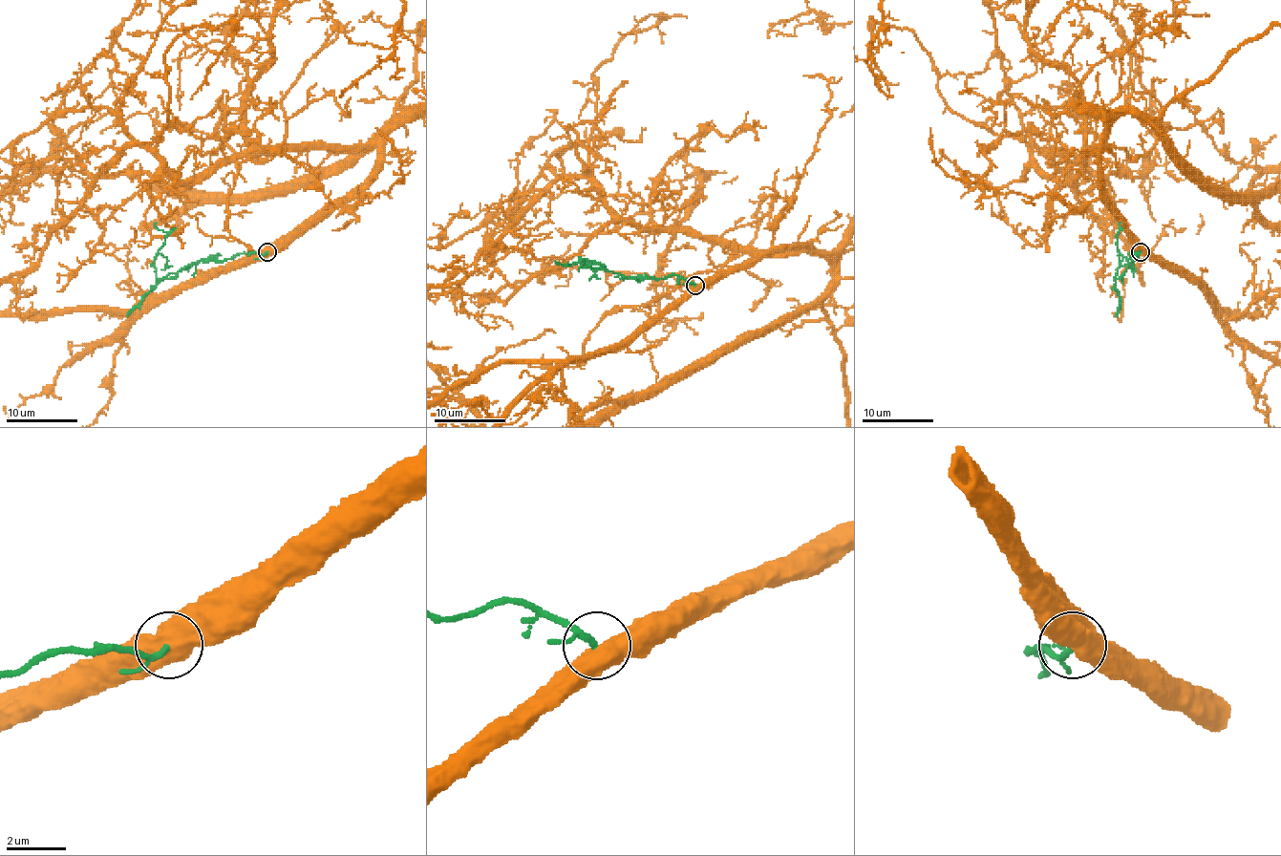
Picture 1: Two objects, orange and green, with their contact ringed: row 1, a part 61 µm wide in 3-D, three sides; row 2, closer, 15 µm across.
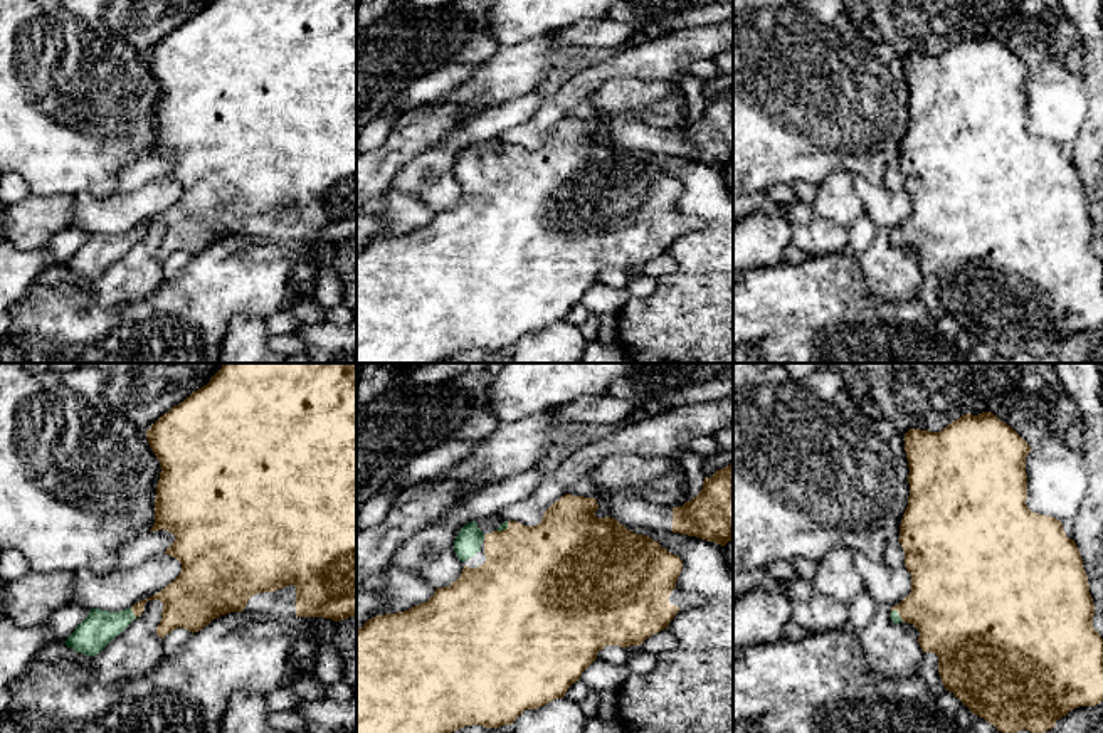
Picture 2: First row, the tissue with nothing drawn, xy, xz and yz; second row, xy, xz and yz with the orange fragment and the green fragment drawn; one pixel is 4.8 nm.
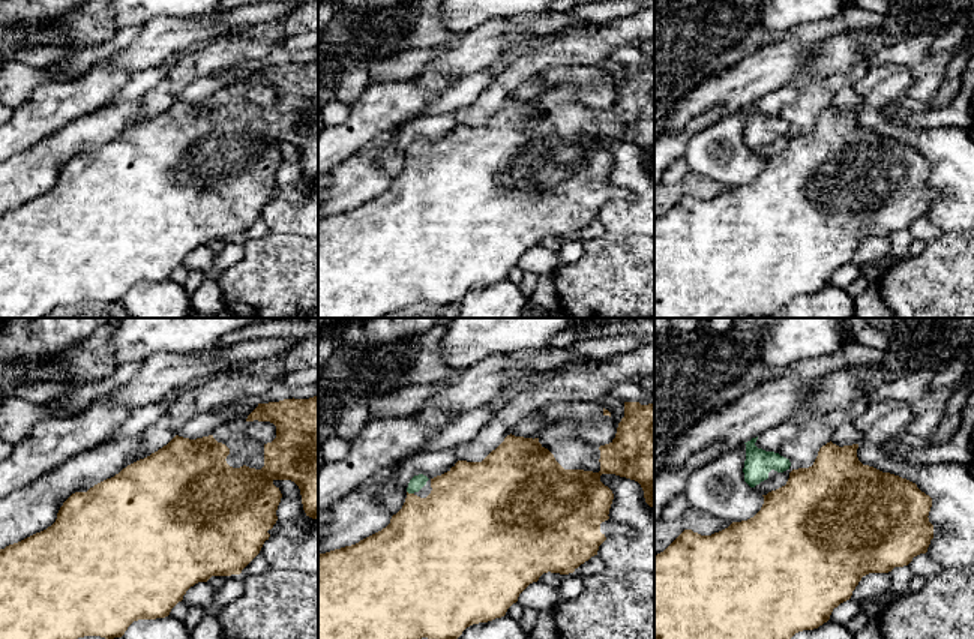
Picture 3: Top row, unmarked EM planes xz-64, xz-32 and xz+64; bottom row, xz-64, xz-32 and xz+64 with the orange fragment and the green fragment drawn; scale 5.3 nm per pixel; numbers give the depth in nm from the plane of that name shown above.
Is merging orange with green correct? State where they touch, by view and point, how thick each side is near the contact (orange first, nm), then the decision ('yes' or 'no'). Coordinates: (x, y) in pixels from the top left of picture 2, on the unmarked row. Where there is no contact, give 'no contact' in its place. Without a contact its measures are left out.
xy (133, 236) | 200/170 nm | yes

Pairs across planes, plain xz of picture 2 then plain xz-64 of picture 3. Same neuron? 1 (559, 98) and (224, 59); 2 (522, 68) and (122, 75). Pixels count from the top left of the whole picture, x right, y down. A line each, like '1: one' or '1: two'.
1: one
2: two

